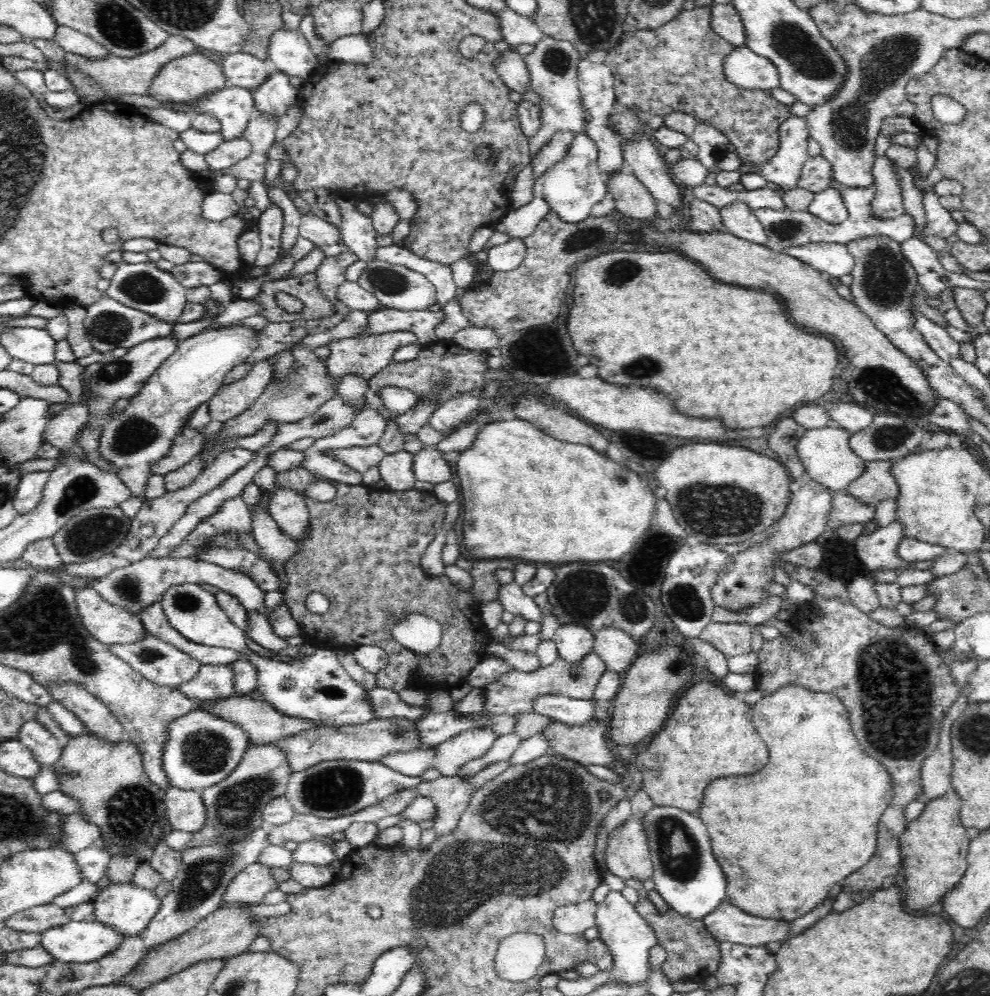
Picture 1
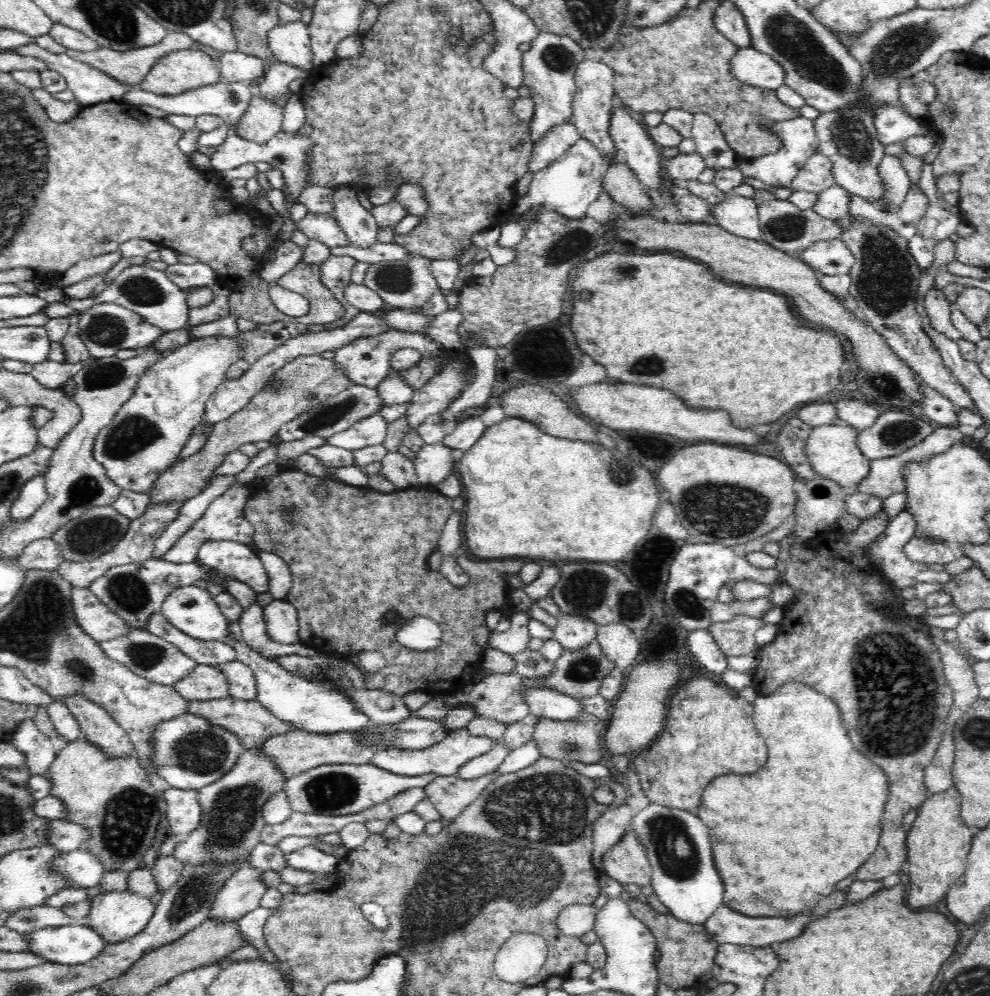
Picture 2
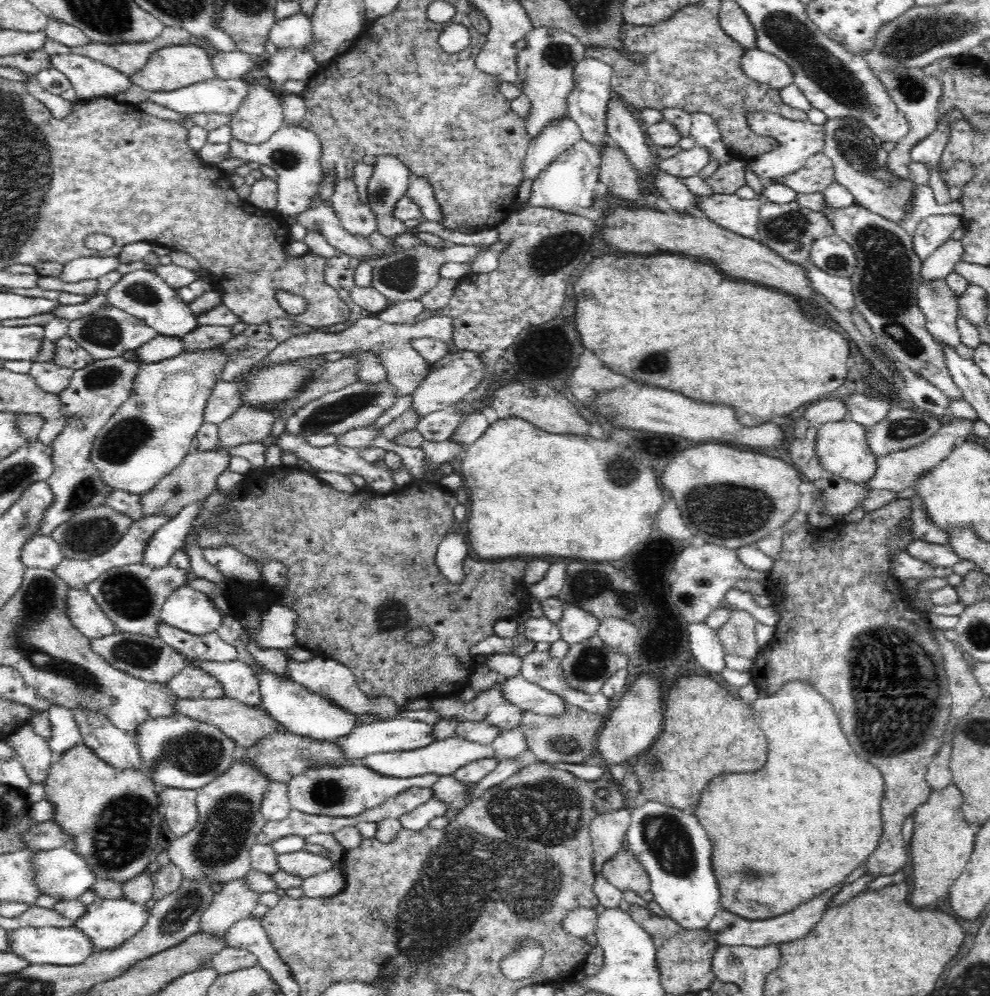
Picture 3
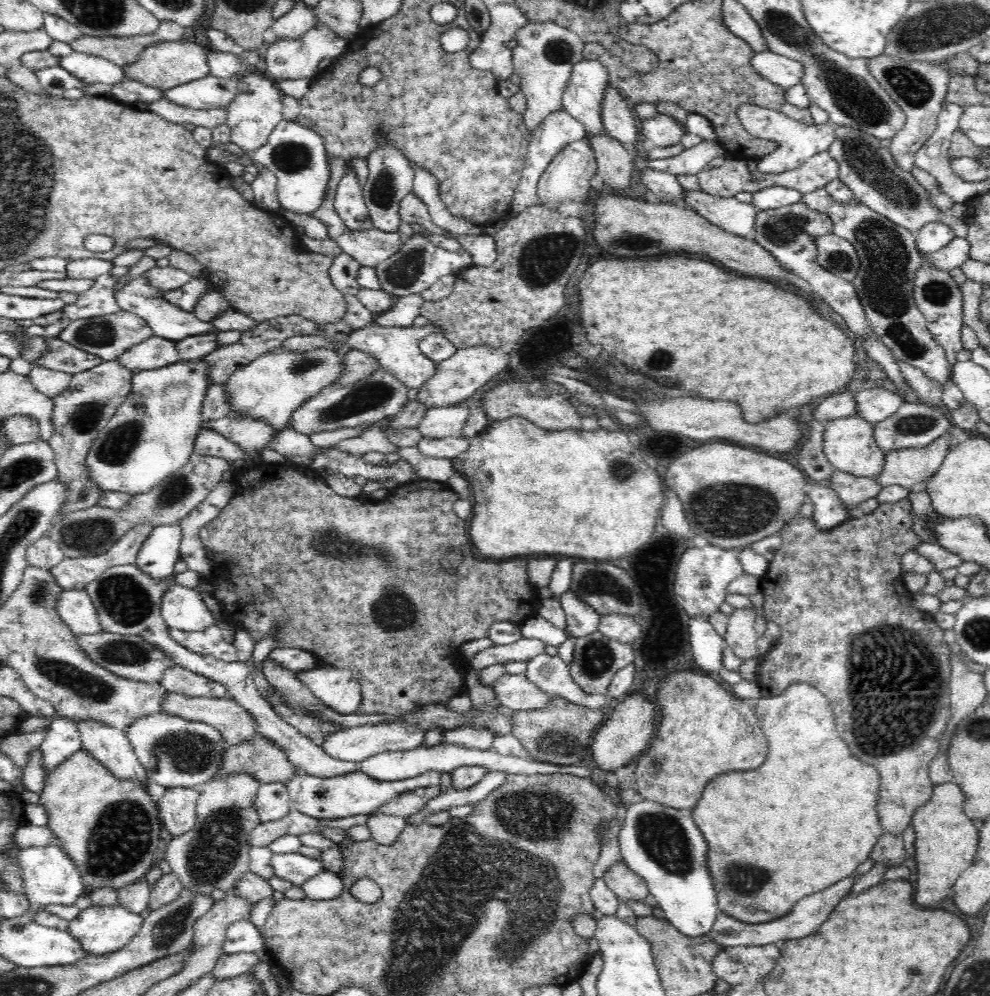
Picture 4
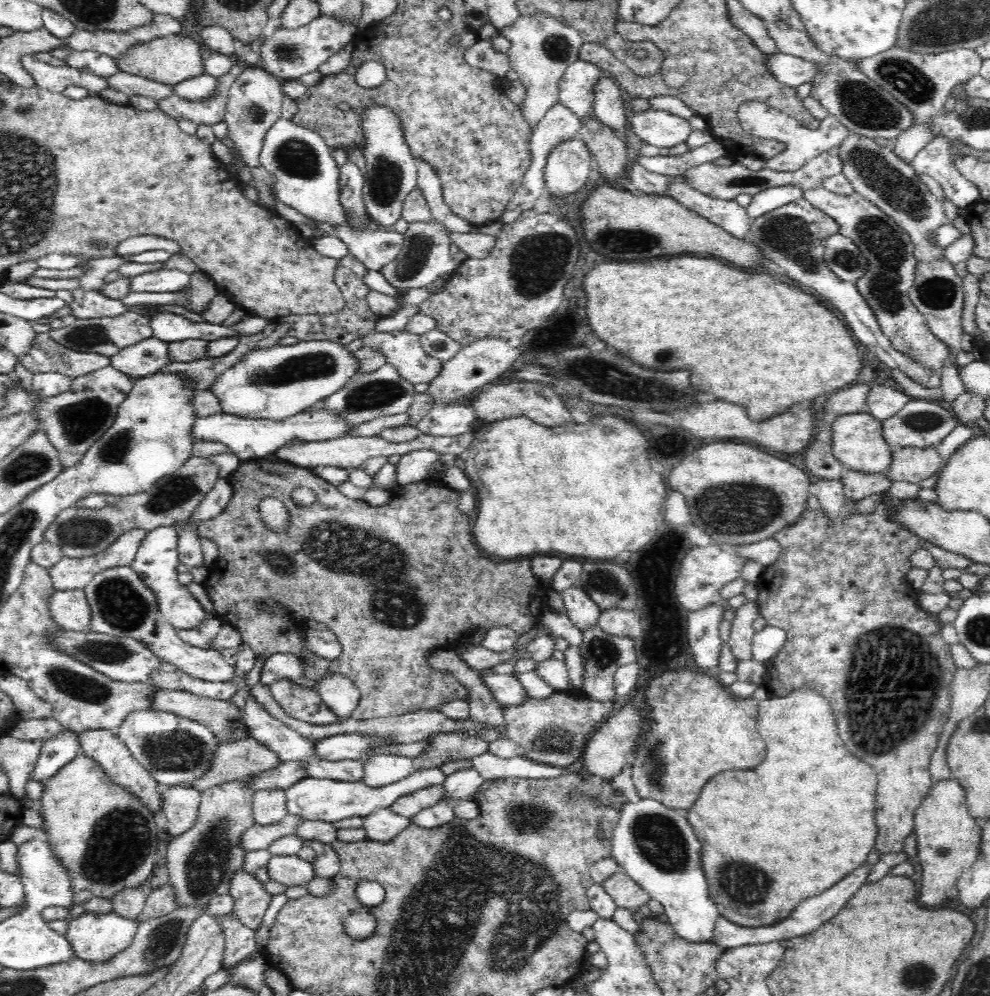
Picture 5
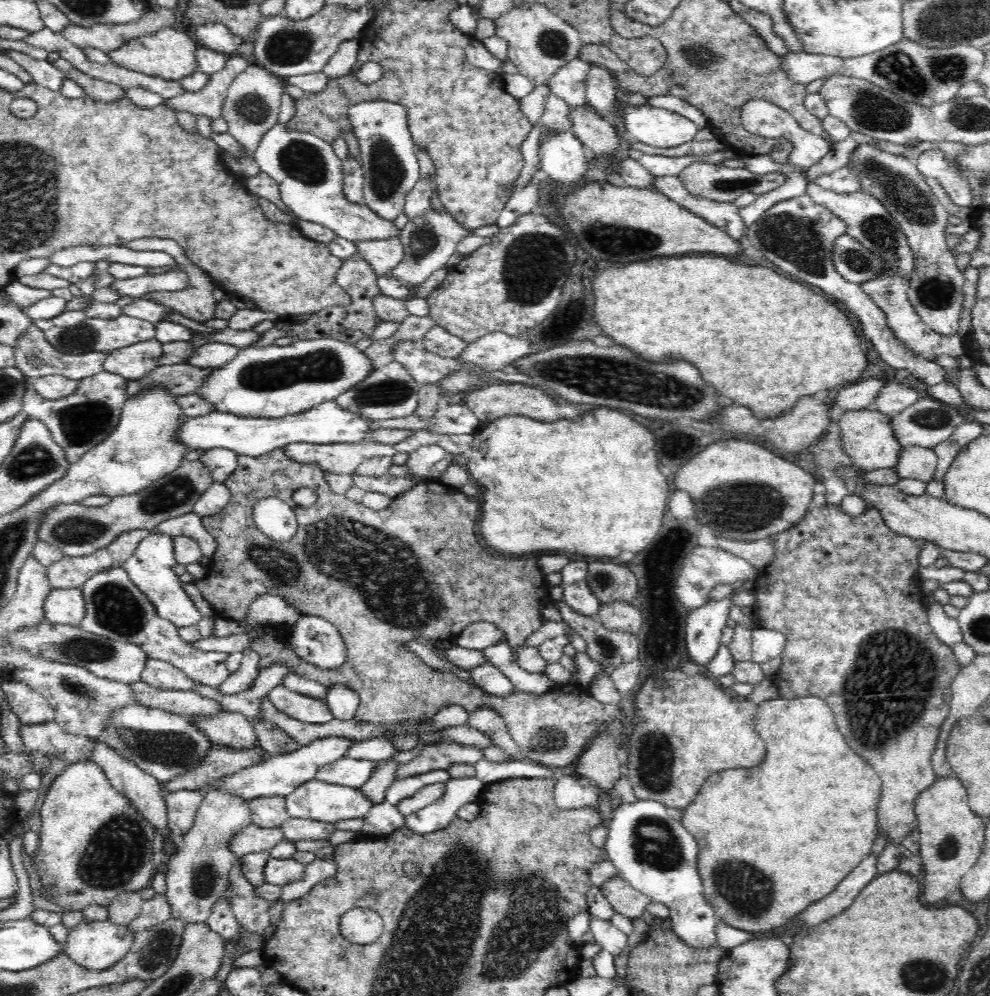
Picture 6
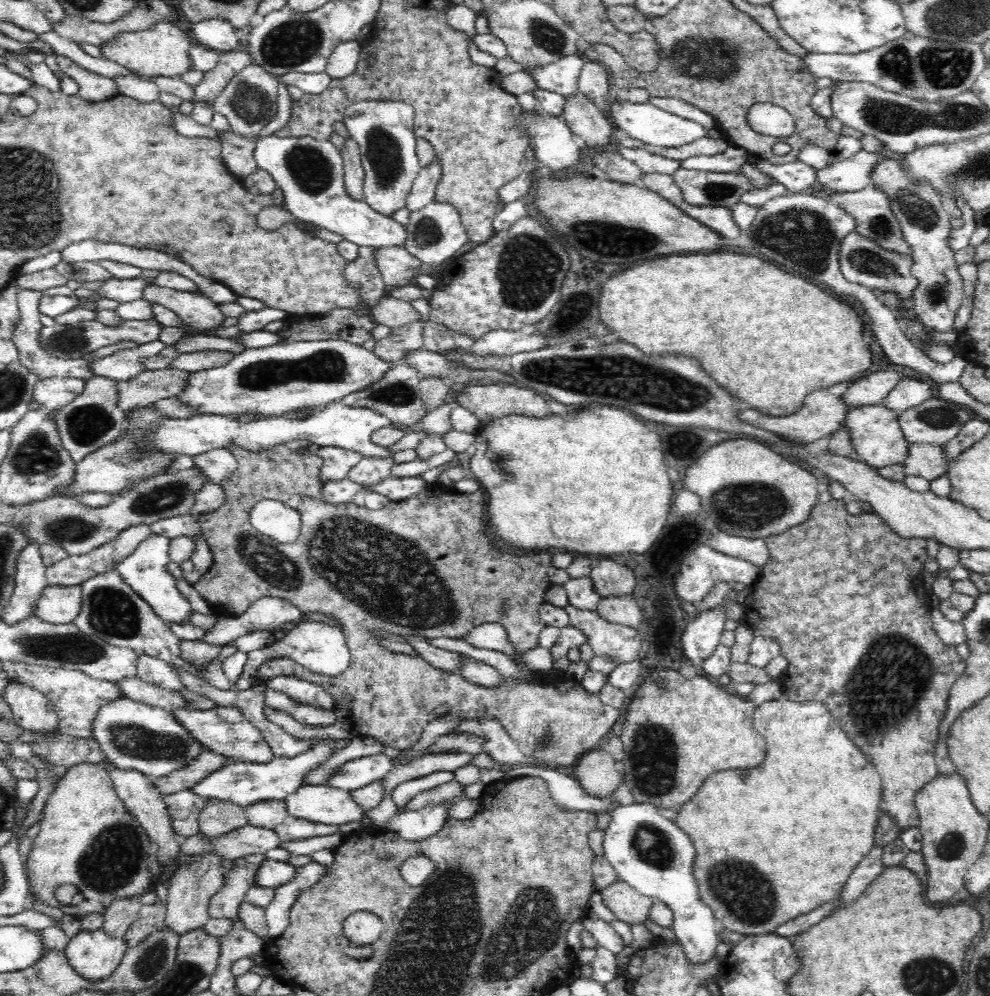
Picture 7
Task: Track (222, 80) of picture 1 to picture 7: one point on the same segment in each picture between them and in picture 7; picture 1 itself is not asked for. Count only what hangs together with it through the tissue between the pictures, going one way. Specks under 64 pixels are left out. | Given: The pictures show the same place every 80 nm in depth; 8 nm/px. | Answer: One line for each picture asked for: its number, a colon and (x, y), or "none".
2: (181, 70)
3: (174, 67)
4: (164, 65)
5: (172, 59)
6: (171, 54)
7: (164, 50)

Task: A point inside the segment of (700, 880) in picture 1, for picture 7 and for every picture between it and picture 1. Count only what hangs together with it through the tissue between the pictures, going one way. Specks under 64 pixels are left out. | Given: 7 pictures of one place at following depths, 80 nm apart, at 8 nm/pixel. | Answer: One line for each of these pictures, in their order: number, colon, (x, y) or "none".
2: (685, 879)
3: (672, 846)
4: (663, 846)
5: (656, 846)
6: (653, 851)
7: (652, 854)

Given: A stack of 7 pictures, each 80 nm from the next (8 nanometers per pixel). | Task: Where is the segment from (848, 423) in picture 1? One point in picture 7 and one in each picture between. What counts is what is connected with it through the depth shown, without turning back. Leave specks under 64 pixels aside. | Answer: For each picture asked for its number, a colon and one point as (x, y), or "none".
2: (861, 414)
3: (866, 411)
4: (876, 405)
5: (883, 402)
6: (894, 398)
7: (909, 392)

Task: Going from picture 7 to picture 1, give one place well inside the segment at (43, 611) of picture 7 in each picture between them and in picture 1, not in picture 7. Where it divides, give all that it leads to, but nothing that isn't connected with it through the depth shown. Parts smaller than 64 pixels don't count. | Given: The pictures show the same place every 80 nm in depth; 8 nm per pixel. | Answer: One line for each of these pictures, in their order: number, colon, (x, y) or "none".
1: (110, 624)
2: (98, 621)
3: (86, 615)
4: (75, 607)
5: (70, 609)
6: (66, 606)

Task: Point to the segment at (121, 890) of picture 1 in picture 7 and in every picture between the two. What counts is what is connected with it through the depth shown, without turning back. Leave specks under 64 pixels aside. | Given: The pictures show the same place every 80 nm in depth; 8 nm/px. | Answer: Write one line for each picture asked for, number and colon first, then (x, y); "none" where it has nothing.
2: (117, 916)
3: (109, 922)
4: (101, 930)
5: (94, 937)
6: (97, 945)
7: (94, 954)

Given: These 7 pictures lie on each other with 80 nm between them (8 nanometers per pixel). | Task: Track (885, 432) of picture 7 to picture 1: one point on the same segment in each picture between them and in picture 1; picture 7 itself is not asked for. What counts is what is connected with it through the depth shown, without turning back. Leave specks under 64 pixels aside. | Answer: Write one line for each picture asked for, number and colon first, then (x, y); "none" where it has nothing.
1: (826, 455)
2: (832, 450)
3: (841, 447)
4: (848, 443)
5: (856, 439)
6: (867, 437)

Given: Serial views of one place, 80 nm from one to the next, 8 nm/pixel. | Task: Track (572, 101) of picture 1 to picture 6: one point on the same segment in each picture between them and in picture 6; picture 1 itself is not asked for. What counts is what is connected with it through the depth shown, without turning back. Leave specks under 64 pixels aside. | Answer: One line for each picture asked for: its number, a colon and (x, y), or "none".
2: (549, 66)
3: (545, 66)
4: (545, 54)
5: (542, 47)
6: (539, 42)

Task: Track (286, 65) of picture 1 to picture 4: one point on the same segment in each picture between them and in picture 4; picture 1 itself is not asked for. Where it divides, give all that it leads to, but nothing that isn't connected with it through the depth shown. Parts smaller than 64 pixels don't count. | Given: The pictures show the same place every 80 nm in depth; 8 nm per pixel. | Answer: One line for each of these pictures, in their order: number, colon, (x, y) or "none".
2: (291, 43)
3: (295, 32)
4: (300, 19)

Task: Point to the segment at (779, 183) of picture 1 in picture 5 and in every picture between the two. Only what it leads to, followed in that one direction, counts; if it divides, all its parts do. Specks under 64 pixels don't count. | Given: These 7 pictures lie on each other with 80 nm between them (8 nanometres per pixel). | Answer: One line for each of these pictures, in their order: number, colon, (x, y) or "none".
2: (798, 137)
3: (797, 140)
4: (798, 141)
5: (801, 144)

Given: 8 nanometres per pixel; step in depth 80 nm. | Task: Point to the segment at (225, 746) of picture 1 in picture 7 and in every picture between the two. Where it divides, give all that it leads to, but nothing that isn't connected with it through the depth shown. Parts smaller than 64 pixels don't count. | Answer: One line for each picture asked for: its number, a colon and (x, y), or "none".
2: (189, 752)
3: (181, 752)
4: (176, 752)
5: (176, 751)
6: (165, 745)
7: (134, 736)

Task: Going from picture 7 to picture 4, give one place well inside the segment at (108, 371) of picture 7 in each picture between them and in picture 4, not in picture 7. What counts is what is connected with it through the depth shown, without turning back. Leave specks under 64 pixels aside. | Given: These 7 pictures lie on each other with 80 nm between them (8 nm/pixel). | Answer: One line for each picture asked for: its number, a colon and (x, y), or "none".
4: (156, 352)
5: (147, 357)
6: (132, 363)

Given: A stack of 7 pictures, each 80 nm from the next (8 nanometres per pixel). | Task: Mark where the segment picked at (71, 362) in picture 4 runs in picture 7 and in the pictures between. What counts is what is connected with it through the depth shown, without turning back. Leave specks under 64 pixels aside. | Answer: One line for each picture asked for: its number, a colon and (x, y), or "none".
5: (46, 356)
6: (35, 356)
7: (26, 337)

